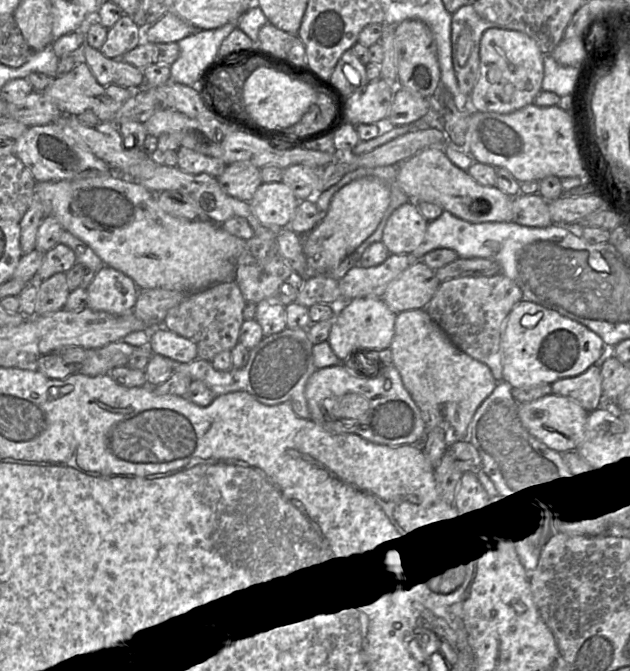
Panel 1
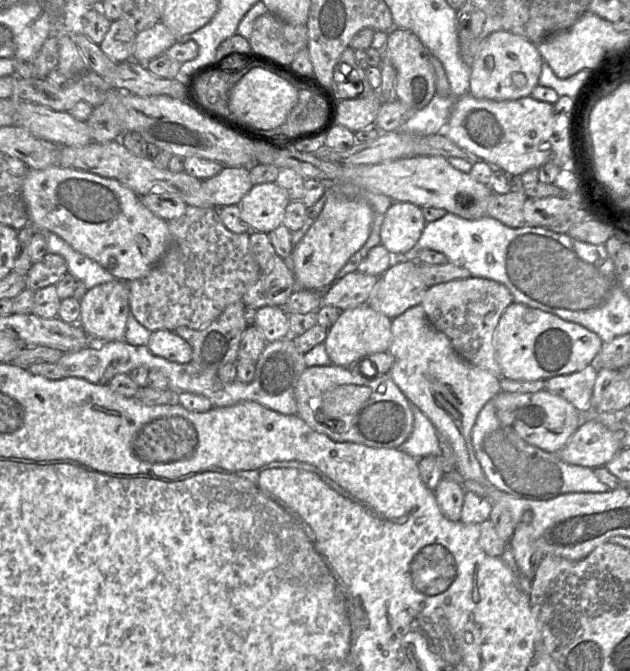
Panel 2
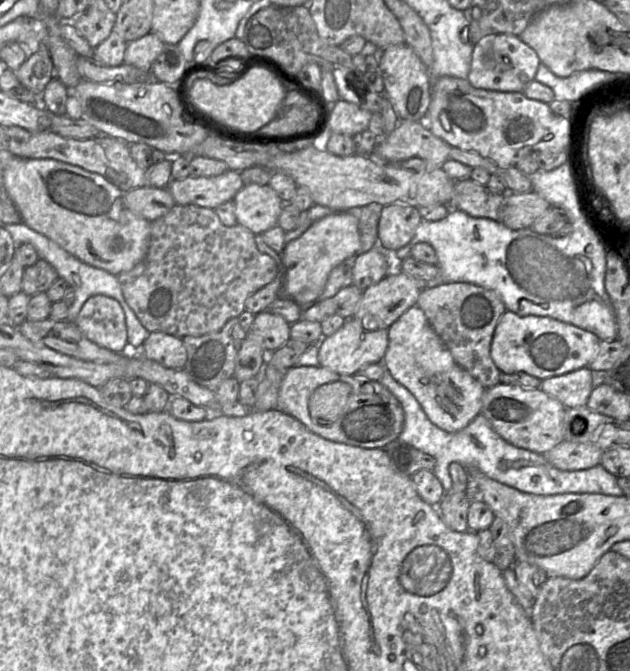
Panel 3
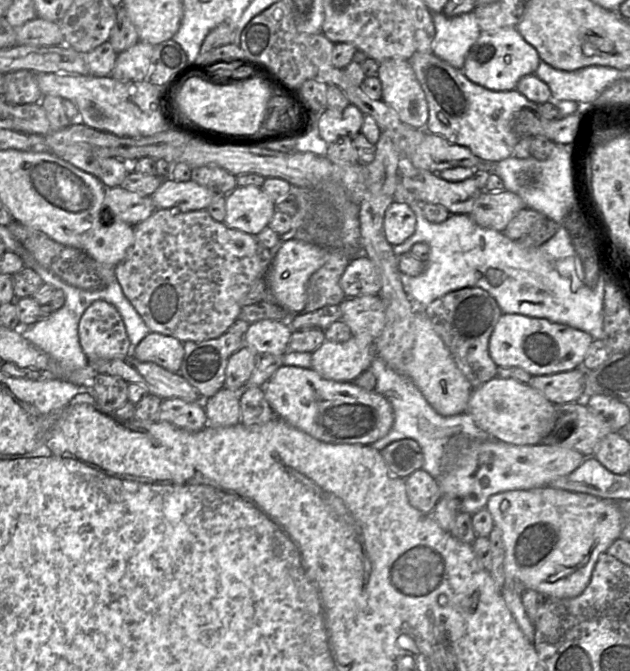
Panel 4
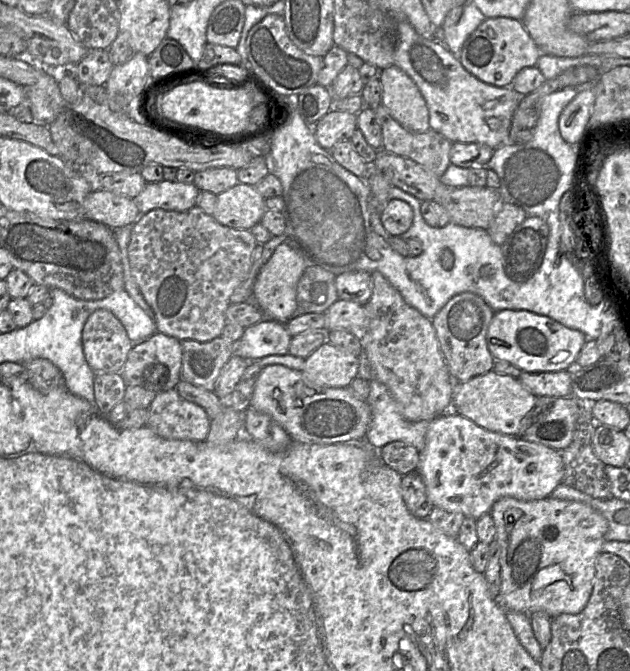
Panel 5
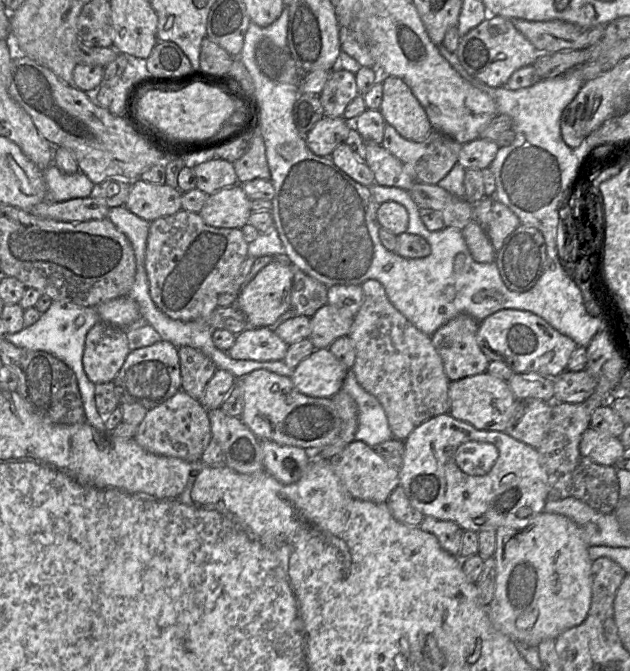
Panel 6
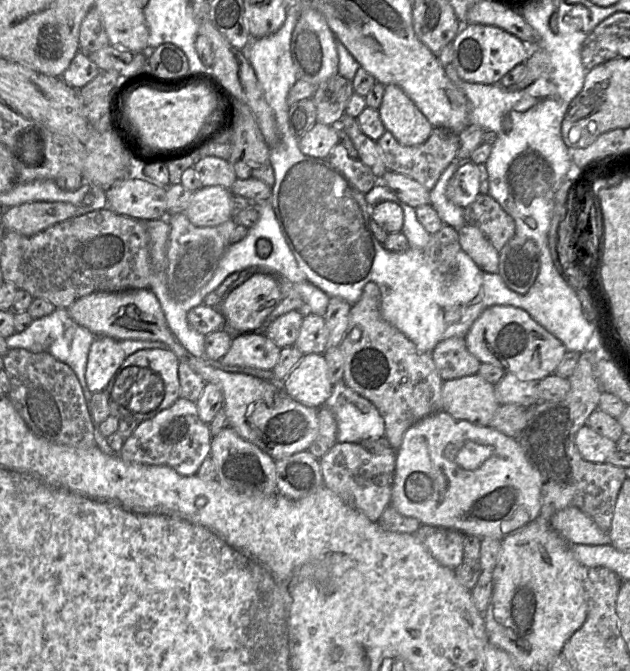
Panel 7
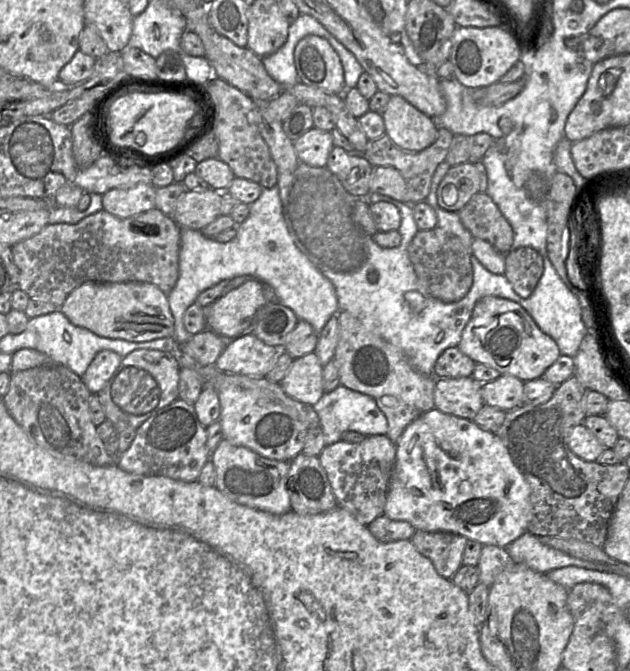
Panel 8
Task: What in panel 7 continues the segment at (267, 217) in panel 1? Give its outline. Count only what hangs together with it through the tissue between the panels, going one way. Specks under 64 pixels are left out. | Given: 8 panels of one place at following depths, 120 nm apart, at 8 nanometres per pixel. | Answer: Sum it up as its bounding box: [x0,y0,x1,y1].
[185,186,234,227]

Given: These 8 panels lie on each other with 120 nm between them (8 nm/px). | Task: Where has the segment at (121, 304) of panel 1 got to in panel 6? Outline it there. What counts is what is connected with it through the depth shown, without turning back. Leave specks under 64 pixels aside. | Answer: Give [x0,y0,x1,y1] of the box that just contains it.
[83,321,130,384]

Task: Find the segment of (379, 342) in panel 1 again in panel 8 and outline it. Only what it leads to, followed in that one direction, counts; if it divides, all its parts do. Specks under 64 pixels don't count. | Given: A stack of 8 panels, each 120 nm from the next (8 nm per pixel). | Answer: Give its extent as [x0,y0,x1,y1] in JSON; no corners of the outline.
[279,353,324,406]

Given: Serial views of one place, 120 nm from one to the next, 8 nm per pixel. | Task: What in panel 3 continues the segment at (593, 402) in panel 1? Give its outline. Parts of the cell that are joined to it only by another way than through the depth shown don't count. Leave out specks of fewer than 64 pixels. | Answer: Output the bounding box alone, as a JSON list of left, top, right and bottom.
[540,367,593,408]

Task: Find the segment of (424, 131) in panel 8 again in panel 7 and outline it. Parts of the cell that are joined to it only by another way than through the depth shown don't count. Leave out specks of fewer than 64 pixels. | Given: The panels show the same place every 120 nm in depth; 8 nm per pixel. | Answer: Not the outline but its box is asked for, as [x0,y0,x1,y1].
[378,85,434,146]

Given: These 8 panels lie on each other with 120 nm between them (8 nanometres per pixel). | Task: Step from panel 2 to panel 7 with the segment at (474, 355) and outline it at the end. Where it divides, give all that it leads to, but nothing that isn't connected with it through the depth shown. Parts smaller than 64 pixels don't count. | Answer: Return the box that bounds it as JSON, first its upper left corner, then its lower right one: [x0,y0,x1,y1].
[431,337,481,381]

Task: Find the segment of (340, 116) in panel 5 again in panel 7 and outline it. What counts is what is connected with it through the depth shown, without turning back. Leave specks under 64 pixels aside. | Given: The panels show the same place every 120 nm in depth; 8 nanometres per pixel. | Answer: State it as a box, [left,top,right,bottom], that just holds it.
[300,123,338,159]

